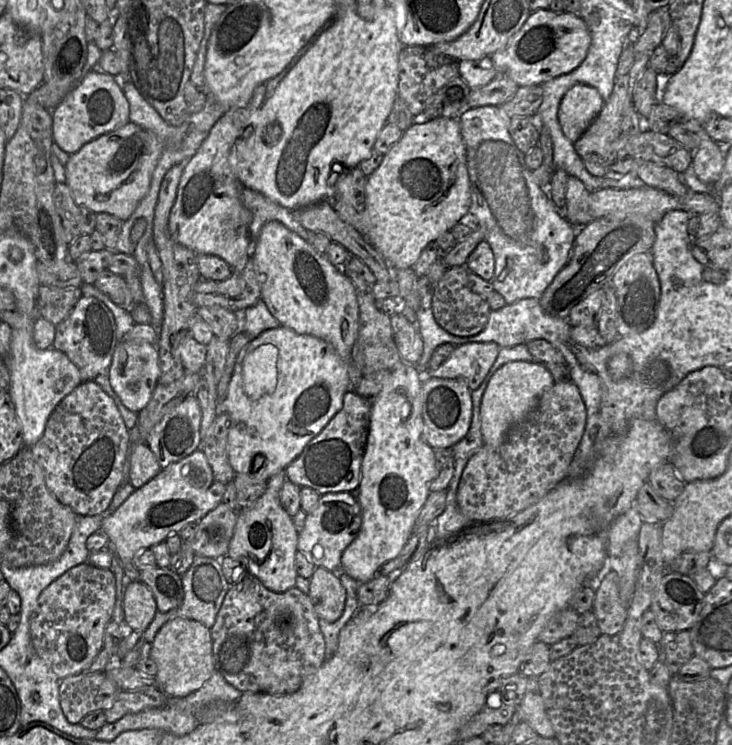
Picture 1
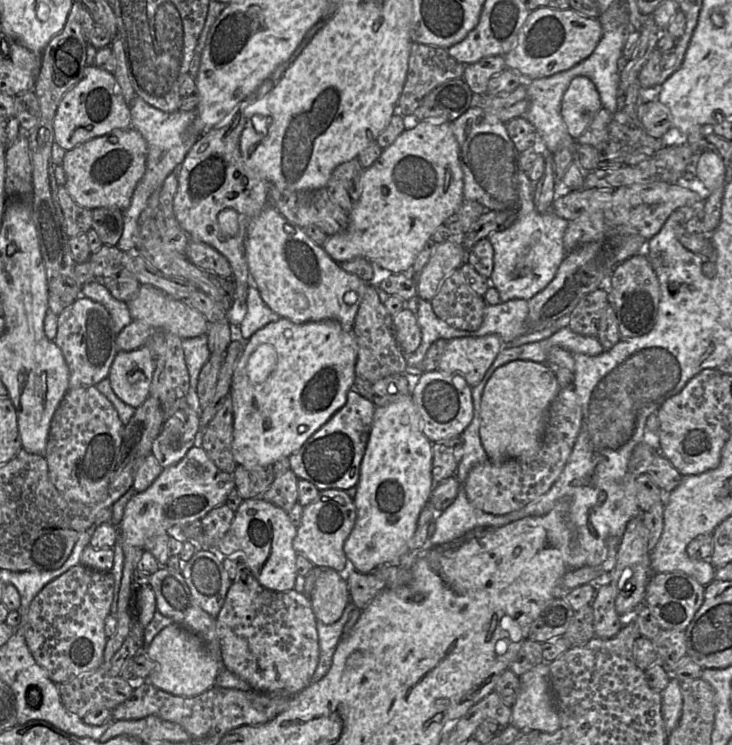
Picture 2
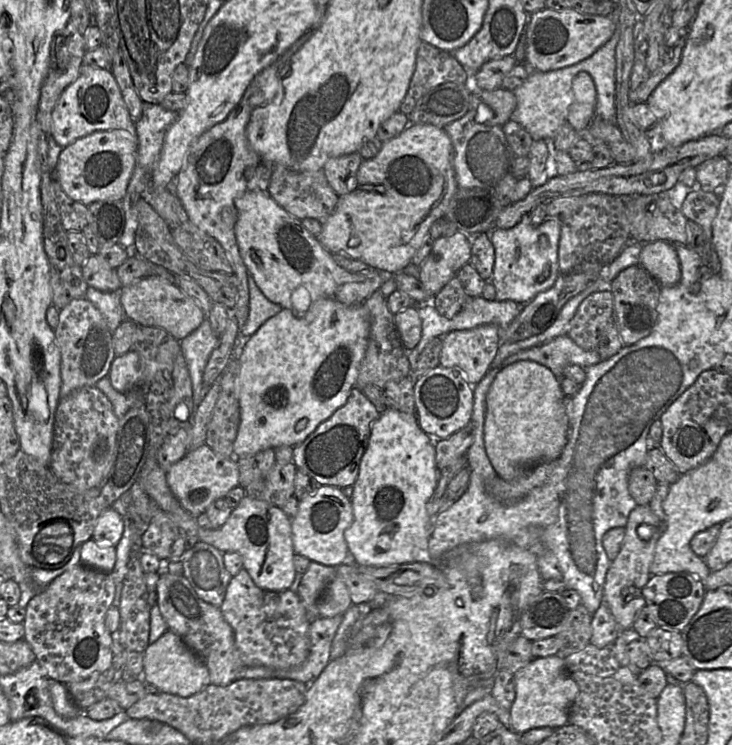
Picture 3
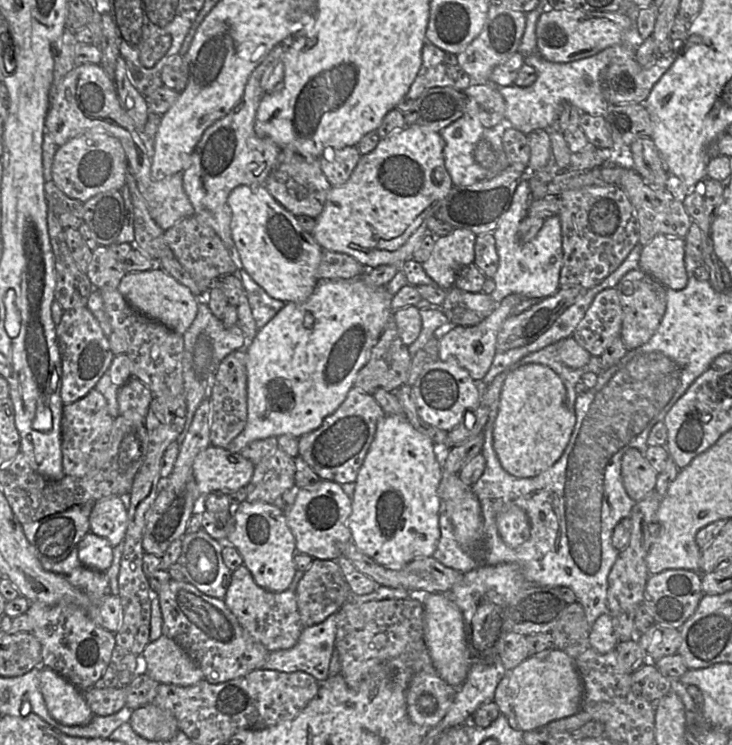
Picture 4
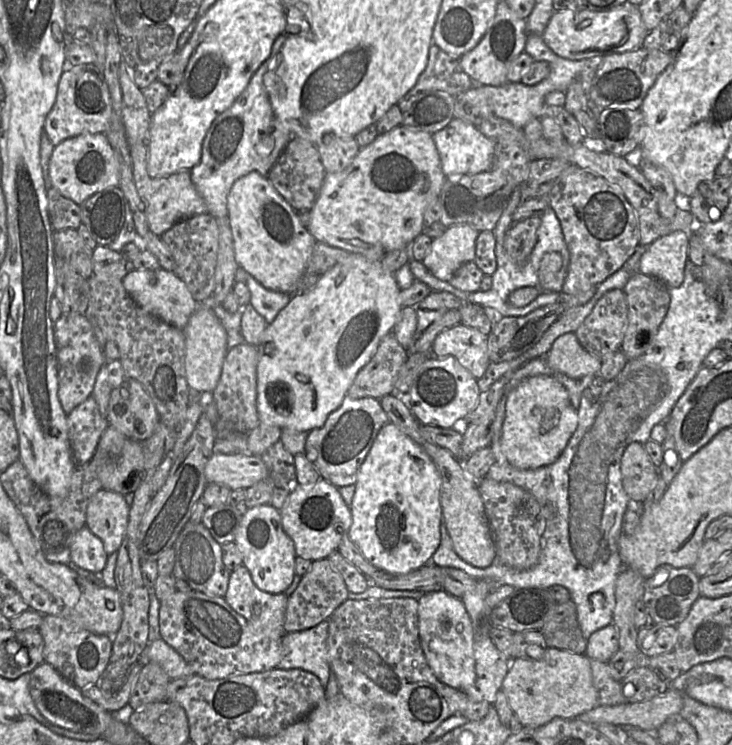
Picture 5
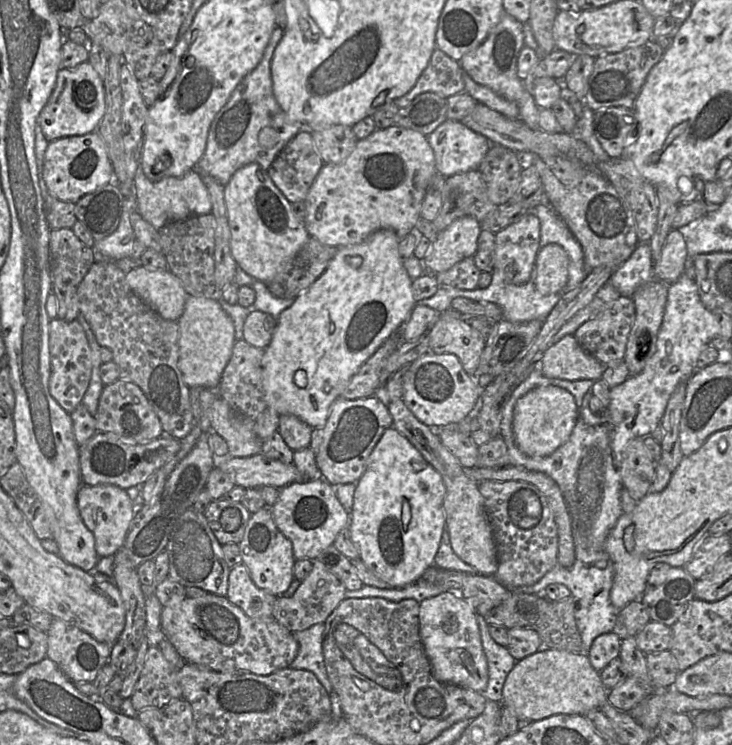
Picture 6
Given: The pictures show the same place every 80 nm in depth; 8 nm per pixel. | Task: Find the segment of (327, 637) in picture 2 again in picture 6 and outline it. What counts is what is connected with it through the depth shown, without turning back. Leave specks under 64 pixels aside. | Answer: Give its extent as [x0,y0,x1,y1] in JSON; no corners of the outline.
[289,623,333,695]

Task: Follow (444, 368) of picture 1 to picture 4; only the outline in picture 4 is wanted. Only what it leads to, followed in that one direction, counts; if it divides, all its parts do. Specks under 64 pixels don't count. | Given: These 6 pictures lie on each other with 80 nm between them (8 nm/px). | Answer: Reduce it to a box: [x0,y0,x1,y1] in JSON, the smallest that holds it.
[438,294,524,382]

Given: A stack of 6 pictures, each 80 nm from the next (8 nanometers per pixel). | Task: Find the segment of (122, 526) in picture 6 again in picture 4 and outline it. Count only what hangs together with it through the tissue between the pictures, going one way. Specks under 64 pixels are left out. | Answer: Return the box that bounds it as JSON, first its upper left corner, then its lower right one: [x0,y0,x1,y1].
[89,496,128,547]

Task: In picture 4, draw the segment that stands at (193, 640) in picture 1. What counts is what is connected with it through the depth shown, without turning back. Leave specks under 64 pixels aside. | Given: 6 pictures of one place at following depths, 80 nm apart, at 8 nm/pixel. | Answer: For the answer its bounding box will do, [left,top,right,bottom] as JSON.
[142,635,204,687]

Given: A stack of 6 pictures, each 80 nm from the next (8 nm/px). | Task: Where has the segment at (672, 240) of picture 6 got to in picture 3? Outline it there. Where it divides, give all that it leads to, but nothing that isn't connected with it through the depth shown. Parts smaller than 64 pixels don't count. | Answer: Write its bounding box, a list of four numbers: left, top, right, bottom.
[639,240,681,286]

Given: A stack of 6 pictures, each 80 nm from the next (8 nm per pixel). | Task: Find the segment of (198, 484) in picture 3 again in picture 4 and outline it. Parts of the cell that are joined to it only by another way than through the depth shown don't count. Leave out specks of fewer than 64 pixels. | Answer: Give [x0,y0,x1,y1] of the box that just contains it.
[193,446,255,497]

